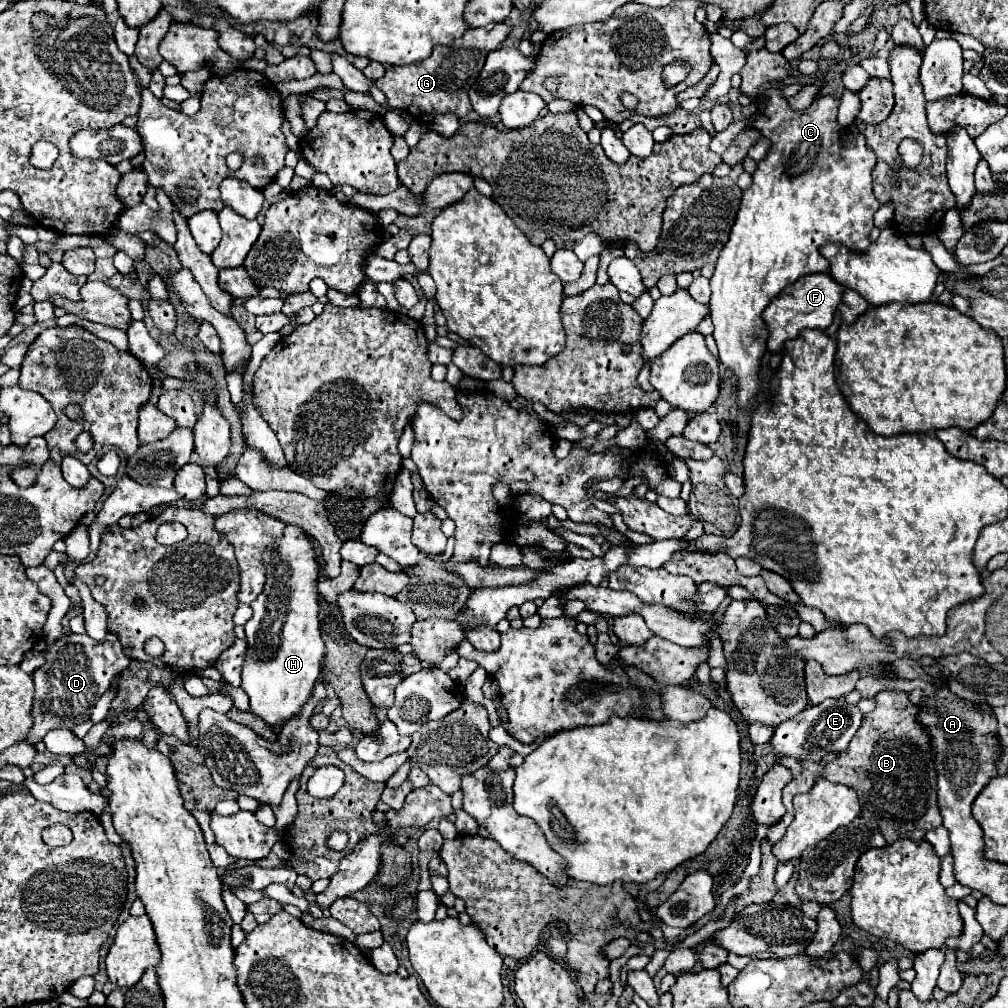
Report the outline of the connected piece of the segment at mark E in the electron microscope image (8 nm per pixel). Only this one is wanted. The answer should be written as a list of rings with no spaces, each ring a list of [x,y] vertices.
[[[843,697],[839,699],[829,699],[823,701],[819,705],[809,705],[803,713],[799,713],[797,717],[781,723],[773,737],[771,737],[771,747],[773,747],[773,755],[777,759],[783,757],[793,757],[797,761],[807,759],[807,761],[823,761],[823,757],[831,751],[841,751],[845,749],[851,739],[855,737],[859,725],[861,725],[861,711],[855,705],[849,705]]]

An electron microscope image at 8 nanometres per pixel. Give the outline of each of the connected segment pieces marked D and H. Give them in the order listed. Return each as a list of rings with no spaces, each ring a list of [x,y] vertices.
[[[63,635],[61,639],[47,643],[43,651],[45,663],[33,671],[35,681],[35,695],[33,695],[33,727],[29,731],[29,743],[39,743],[47,731],[65,727],[73,729],[89,721],[91,709],[101,699],[101,695],[109,689],[111,679],[115,673],[123,671],[129,665],[129,659],[123,655],[121,643],[109,641],[95,641],[89,635]]]
[[[287,525],[283,539],[271,553],[265,555],[265,569],[267,569],[267,583],[257,597],[257,601],[251,603],[253,617],[245,623],[245,635],[247,635],[247,651],[243,659],[243,671],[241,671],[241,687],[249,695],[249,713],[263,719],[271,727],[285,725],[293,717],[297,717],[303,711],[303,705],[309,701],[315,683],[321,675],[321,663],[325,657],[325,643],[321,639],[319,631],[319,591],[317,591],[317,555],[303,533],[303,529],[295,525]]]

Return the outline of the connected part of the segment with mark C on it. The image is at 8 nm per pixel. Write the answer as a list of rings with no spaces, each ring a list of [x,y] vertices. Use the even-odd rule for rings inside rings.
[[[777,87],[765,89],[769,95],[763,115],[755,121],[765,137],[771,139],[769,155],[759,161],[753,173],[753,185],[743,191],[741,209],[737,221],[731,229],[729,241],[721,249],[715,273],[711,277],[711,313],[715,331],[713,337],[719,347],[719,361],[725,369],[733,371],[737,377],[737,409],[745,409],[749,401],[761,391],[761,355],[767,345],[769,329],[761,317],[763,309],[783,293],[785,287],[809,273],[827,273],[829,261],[821,255],[821,247],[827,243],[841,243],[853,251],[867,251],[871,245],[869,233],[873,229],[873,213],[879,209],[879,201],[871,187],[873,151],[865,145],[863,135],[851,135],[845,127],[837,123],[837,105],[833,97],[821,97],[811,103],[805,111],[791,111],[787,99]]]

